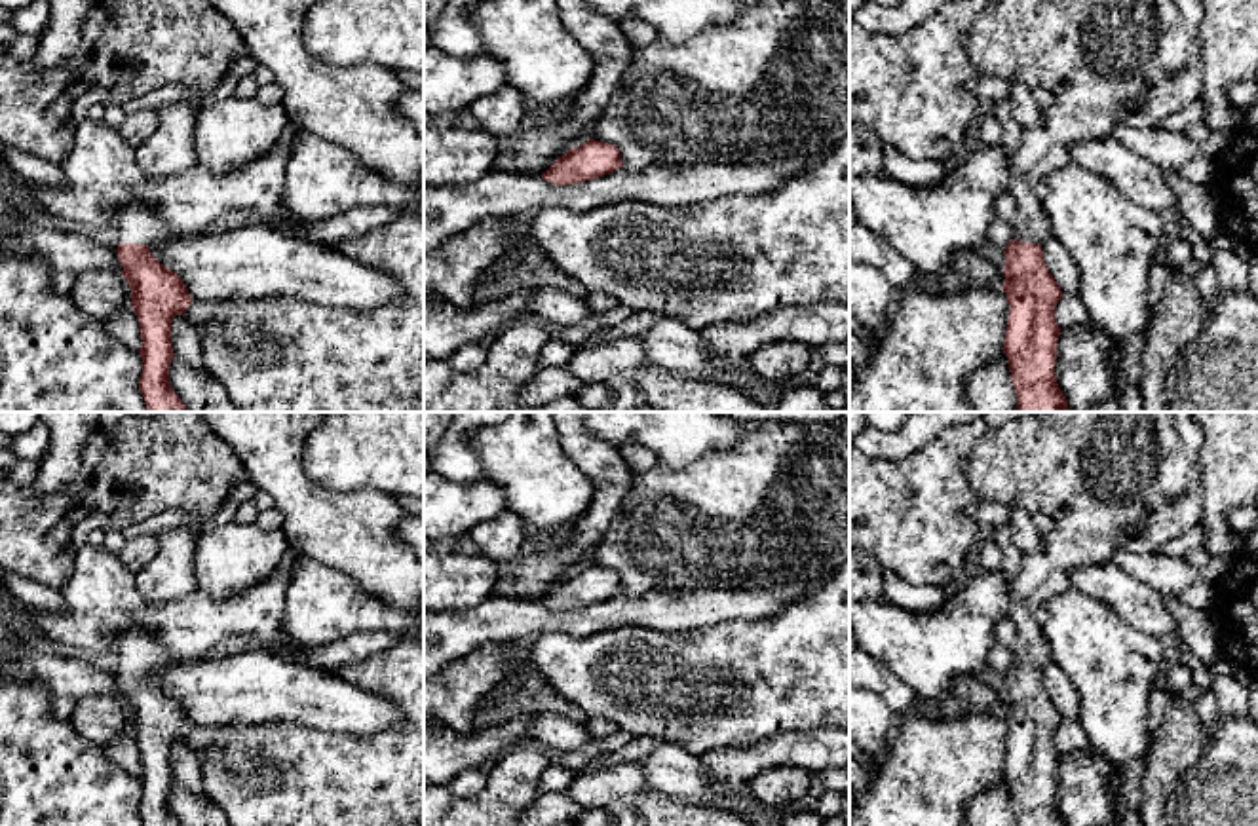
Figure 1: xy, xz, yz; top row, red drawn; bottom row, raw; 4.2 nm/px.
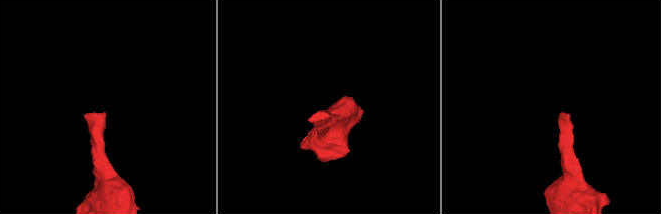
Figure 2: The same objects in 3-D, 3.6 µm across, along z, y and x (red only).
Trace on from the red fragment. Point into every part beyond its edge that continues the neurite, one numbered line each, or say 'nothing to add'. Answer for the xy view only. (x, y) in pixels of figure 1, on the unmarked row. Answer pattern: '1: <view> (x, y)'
1: xy (139, 650)

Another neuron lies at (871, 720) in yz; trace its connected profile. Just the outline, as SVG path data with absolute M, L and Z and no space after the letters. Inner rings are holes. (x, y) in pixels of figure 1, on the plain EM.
M849 687L849 741L868 760L882 760L889 750L895 716L874 691Z

